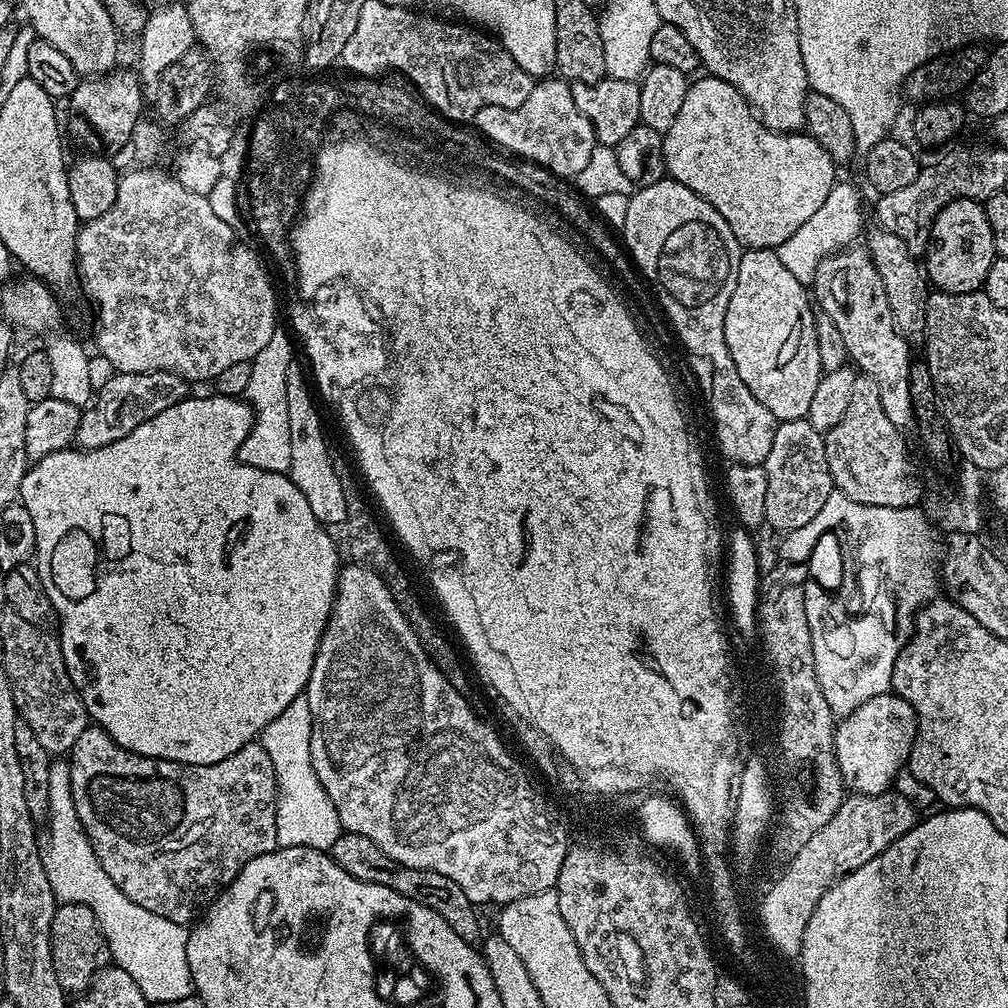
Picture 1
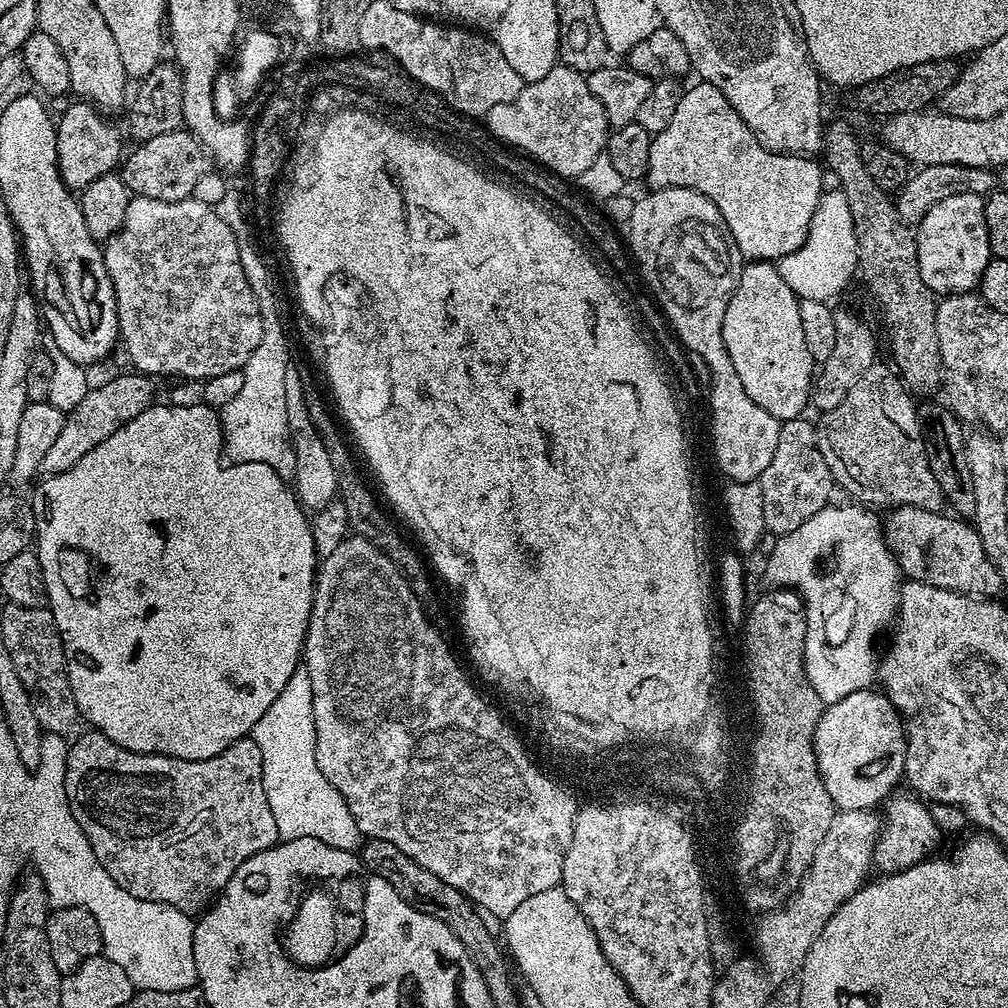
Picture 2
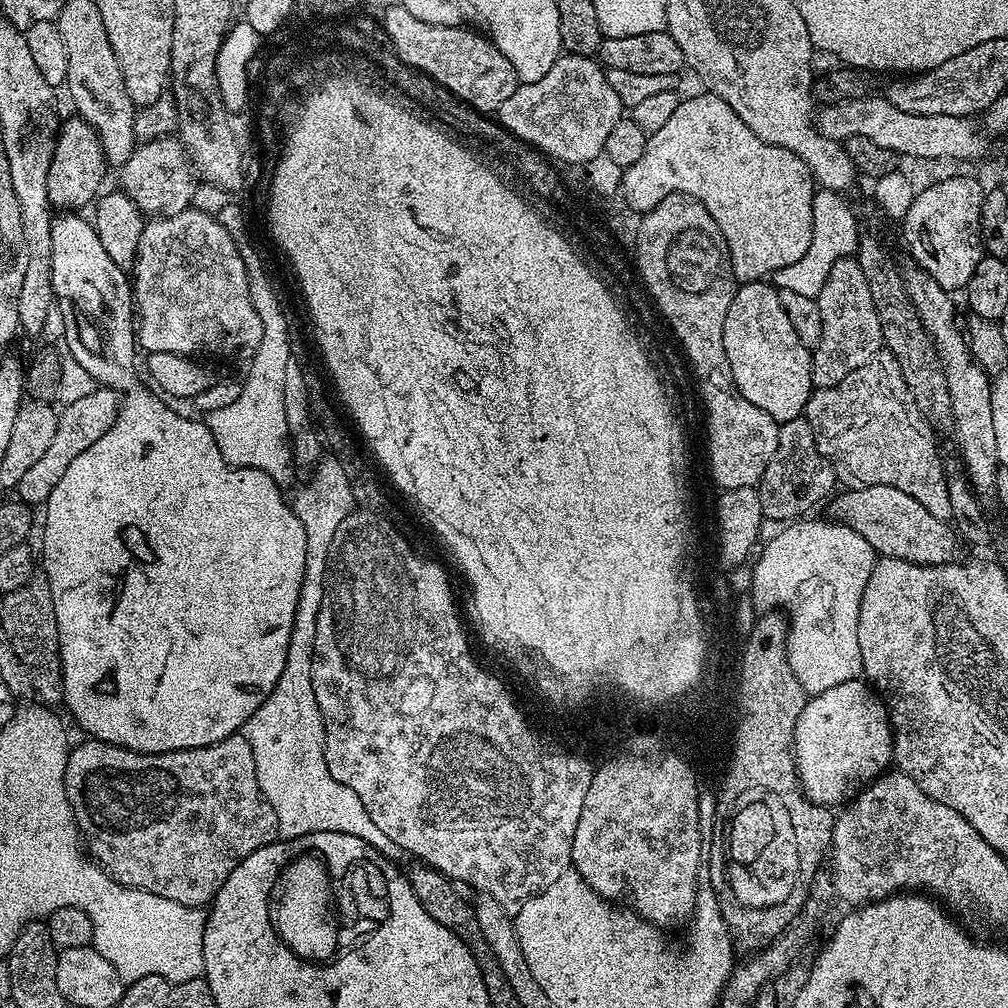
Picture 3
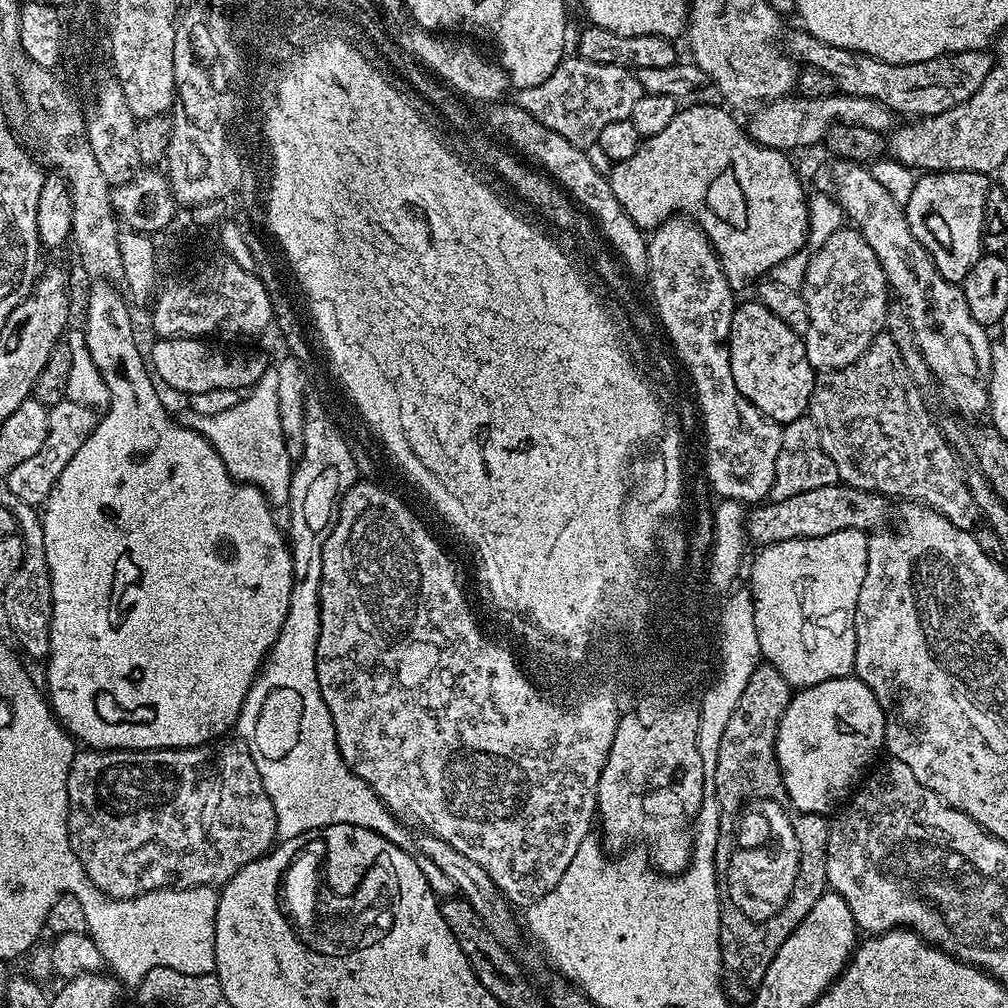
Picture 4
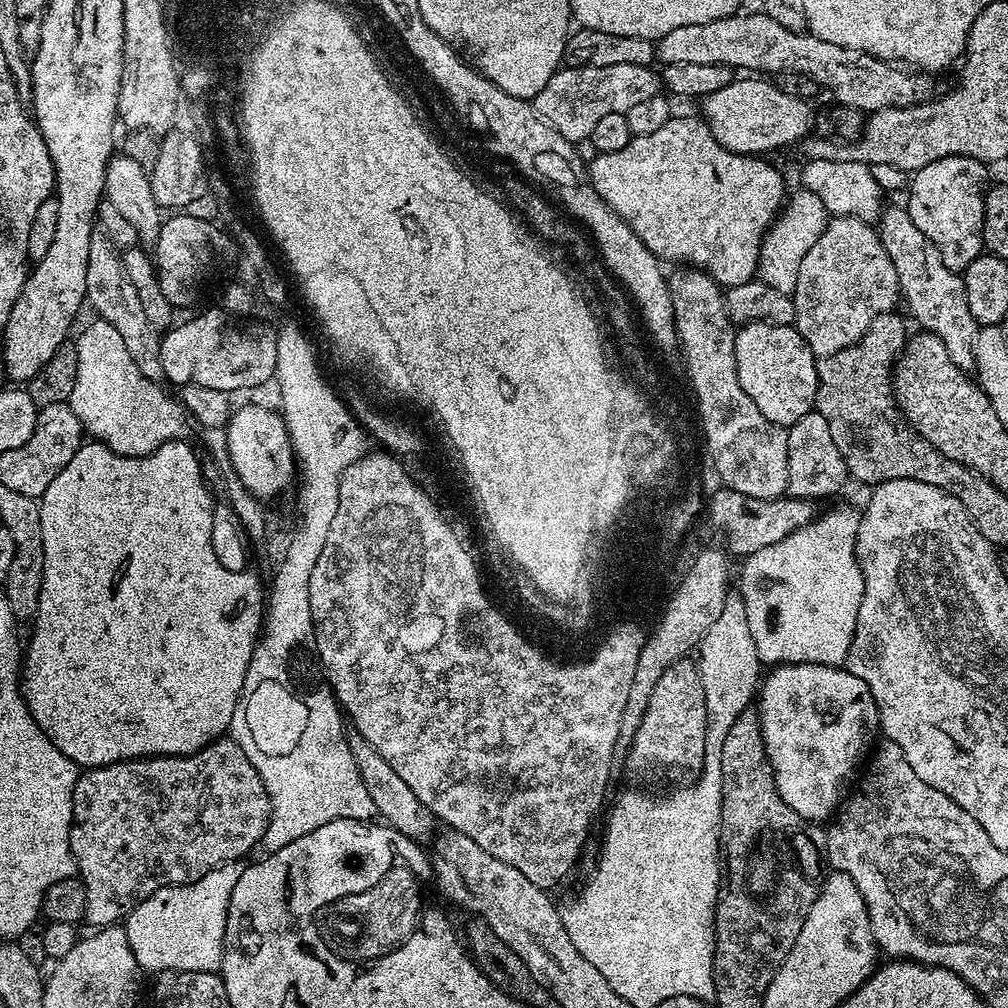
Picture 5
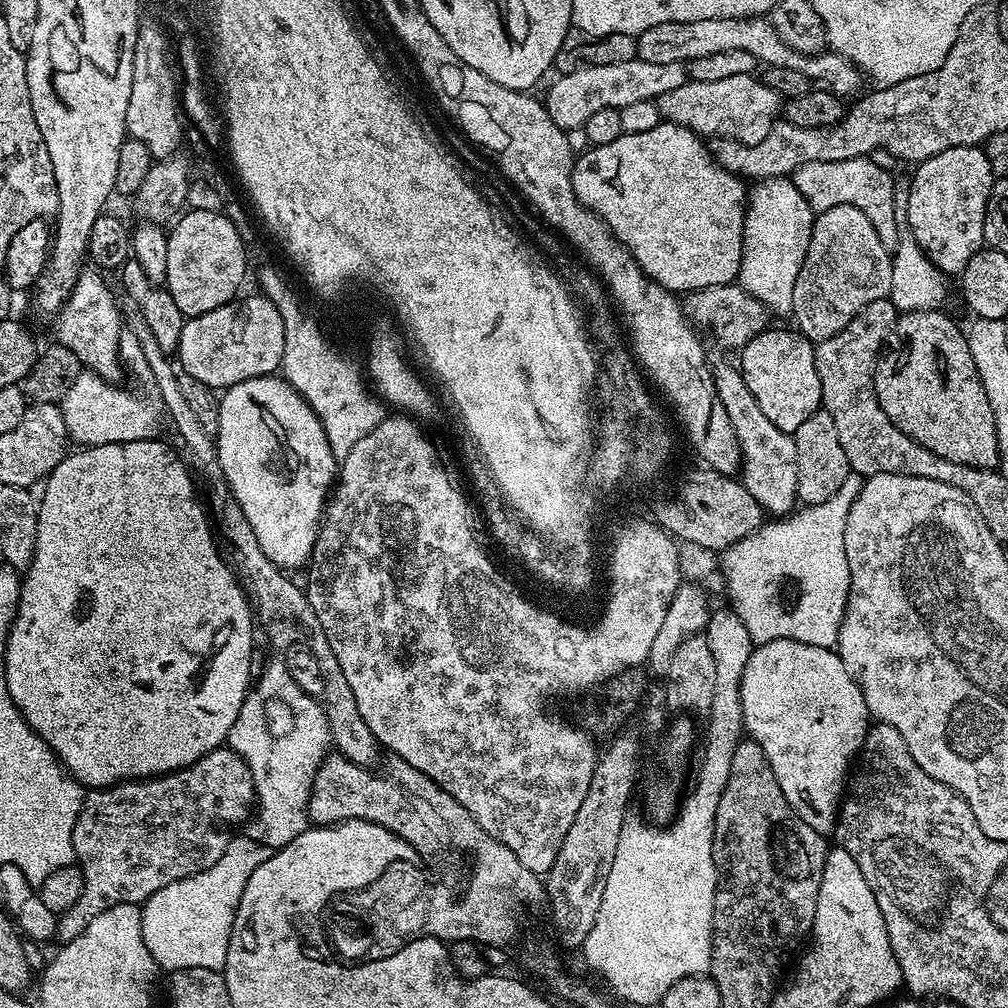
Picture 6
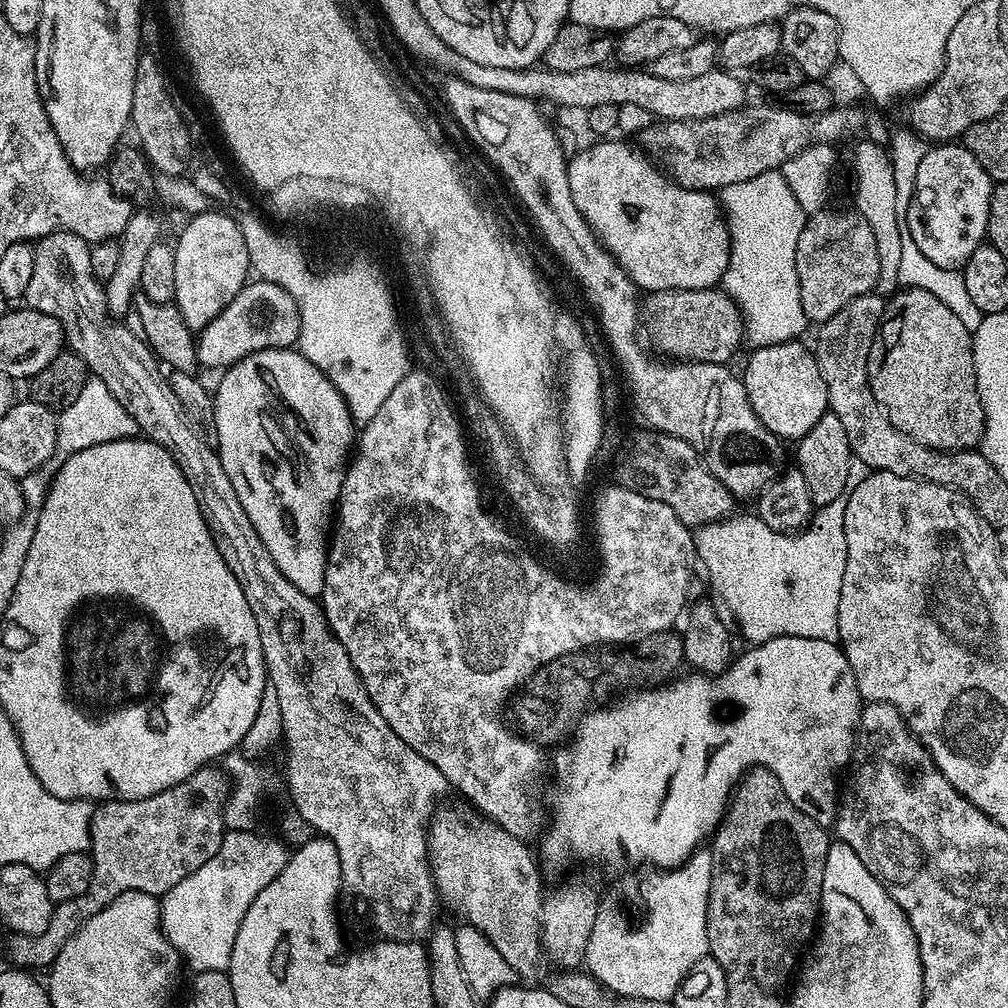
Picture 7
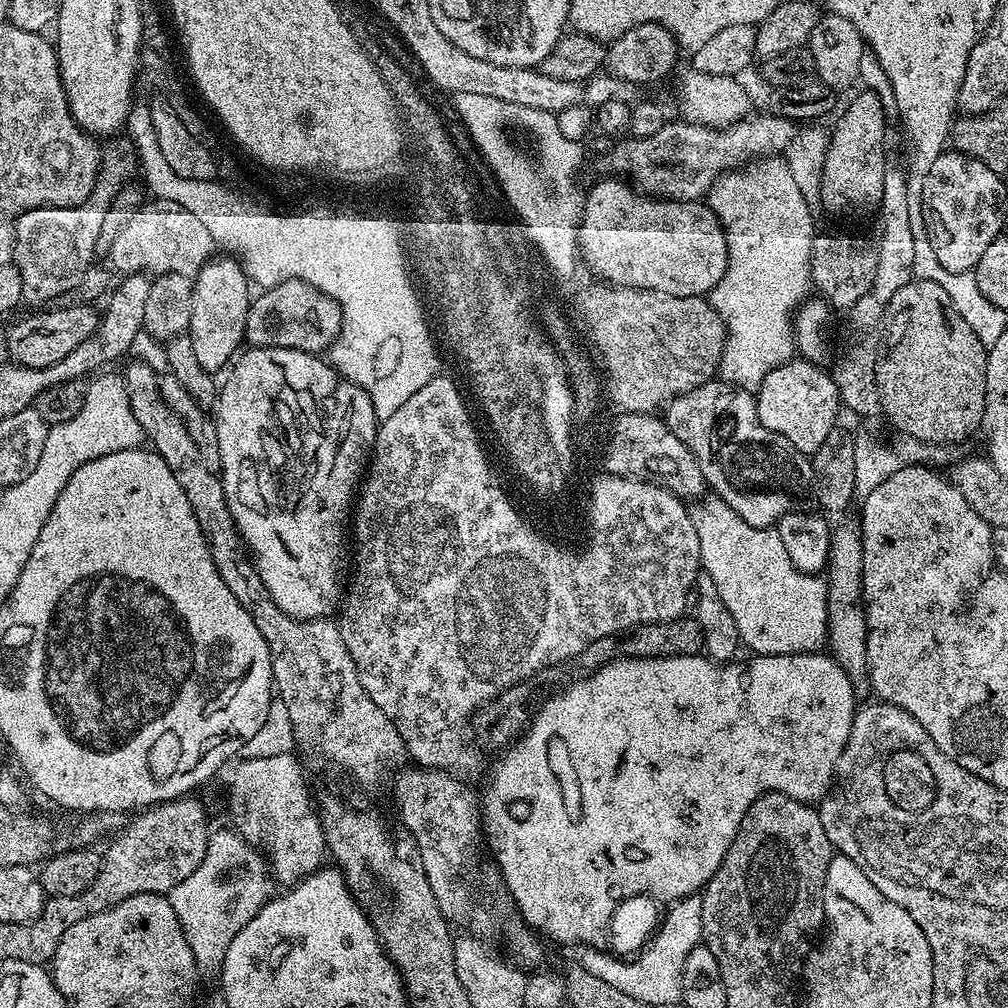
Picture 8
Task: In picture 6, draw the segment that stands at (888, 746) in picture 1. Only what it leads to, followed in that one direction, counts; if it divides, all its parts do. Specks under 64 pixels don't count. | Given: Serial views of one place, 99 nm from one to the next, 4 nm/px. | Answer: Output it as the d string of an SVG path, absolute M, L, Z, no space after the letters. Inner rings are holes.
M793 640L757 644L750 654L750 662L746 662L746 670L742 670L740 698L745 733L762 746L778 778L778 786L782 786L782 794L786 794L786 802L790 802L806 826L821 834L831 833L840 815L850 769L864 747L870 727L866 698L862 698L862 690L850 670L846 670L839 652Z

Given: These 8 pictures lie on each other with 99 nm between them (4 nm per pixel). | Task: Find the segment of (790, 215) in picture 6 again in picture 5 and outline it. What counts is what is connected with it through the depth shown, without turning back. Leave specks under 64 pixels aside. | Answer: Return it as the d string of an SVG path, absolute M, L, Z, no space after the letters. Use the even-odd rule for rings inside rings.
M797 187L797 192L785 199L780 215L769 226L764 241L760 247L760 266L758 278L766 282L766 286L774 286L774 290L792 294L795 290L798 269L801 267L802 258L810 251L810 246L821 237L824 227L828 224L830 214L826 206L815 194L804 187Z

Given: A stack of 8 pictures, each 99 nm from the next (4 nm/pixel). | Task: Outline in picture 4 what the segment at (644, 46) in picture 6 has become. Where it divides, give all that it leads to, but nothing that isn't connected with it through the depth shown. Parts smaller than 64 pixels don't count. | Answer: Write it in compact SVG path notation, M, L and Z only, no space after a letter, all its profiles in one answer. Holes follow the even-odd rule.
M797 30L785 31L782 36L782 47L797 65L811 66L826 70L834 78L837 89L845 96L872 98L882 102L893 114L904 115L904 118L923 118L942 114L970 98L986 82L994 63L991 51L952 52L948 56L930 58L917 64L891 64L882 62L864 52L842 50L842 46L830 46L814 34Z

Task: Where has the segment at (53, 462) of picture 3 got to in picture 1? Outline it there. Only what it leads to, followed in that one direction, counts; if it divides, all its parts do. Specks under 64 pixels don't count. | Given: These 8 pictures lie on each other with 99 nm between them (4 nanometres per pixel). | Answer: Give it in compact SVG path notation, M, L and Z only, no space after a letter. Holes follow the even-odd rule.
M116 372L83 409L75 443L87 450L118 442L118 438L126 438L130 430L142 426L142 422L150 422L154 414L162 414L162 410L185 399L189 395L188 388L189 381L177 372Z

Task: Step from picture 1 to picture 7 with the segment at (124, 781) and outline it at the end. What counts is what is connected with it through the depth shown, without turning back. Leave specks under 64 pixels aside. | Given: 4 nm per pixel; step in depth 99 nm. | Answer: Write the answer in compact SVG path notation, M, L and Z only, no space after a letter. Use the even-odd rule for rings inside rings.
M205 766L199 768L190 778L178 782L178 786L170 786L170 790L162 790L150 798L141 800L105 800L93 811L92 830L90 833L90 855L92 857L92 877L90 886L86 886L86 894L78 894L70 902L55 905L50 918L50 926L42 930L40 936L9 935L8 956L15 967L20 970L47 969L58 958L62 946L74 938L74 934L98 910L106 910L118 894L141 892L162 898L182 878L194 874L198 866L206 866L214 854L218 854L218 846L224 841L224 803L230 798L230 780L219 767Z

